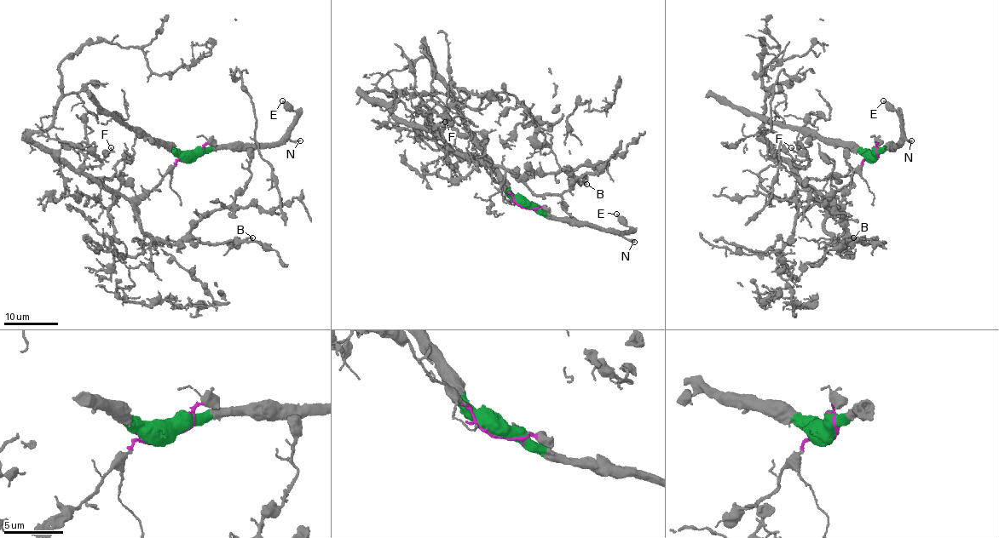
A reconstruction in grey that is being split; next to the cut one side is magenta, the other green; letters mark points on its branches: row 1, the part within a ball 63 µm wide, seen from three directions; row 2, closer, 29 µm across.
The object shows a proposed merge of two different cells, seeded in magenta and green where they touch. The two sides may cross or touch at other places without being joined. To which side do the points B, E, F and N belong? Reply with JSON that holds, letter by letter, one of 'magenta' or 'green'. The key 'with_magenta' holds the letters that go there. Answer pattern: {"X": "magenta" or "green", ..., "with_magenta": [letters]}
{"B": "magenta", "E": "green", "F": "magenta", "N": "green", "with_magenta": ["B", "F"]}

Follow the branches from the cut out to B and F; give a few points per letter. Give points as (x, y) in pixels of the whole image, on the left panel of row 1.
B: (190, 157), (178, 159), (140, 202), (140, 227), (153, 238), (174, 243), (187, 239), (203, 243), (253, 238)
F: (190, 157), (178, 159), (148, 192), (124, 197), (101, 186), (84, 170), (102, 163), (110, 147)

